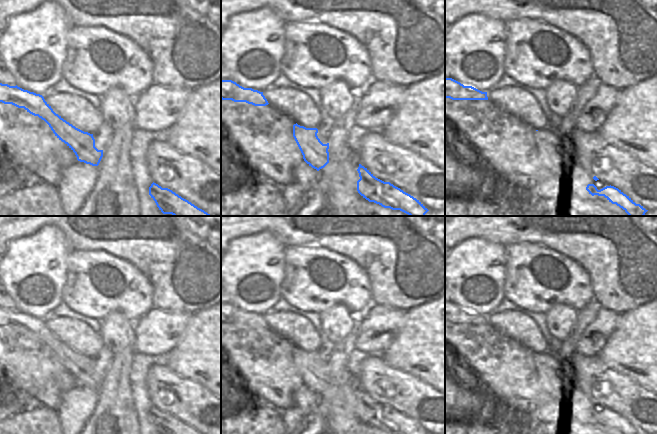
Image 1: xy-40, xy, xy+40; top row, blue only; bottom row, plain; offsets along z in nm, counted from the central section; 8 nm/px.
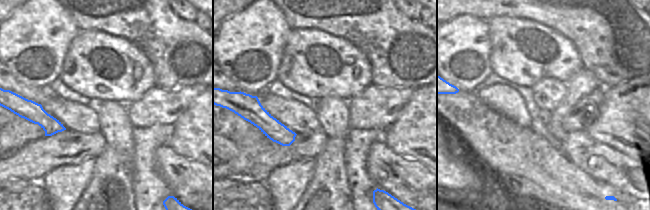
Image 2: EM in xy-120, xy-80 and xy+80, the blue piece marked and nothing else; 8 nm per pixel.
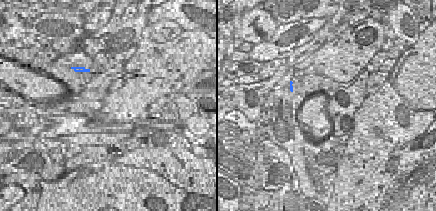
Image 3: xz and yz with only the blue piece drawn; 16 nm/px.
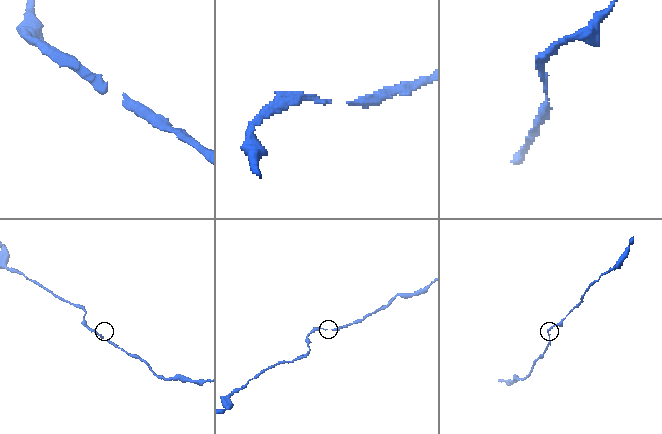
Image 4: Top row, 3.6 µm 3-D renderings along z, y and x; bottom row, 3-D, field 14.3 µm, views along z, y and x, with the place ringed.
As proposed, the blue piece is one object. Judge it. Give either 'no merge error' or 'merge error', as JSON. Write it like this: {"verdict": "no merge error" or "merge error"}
{"verdict": "no merge error"}

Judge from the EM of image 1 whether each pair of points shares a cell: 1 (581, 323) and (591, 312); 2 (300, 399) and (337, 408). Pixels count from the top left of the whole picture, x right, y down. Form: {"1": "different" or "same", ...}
{"1": "same", "2": "different"}

